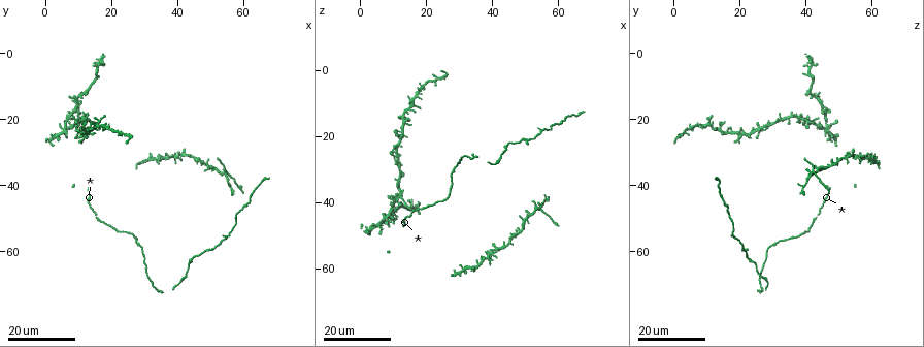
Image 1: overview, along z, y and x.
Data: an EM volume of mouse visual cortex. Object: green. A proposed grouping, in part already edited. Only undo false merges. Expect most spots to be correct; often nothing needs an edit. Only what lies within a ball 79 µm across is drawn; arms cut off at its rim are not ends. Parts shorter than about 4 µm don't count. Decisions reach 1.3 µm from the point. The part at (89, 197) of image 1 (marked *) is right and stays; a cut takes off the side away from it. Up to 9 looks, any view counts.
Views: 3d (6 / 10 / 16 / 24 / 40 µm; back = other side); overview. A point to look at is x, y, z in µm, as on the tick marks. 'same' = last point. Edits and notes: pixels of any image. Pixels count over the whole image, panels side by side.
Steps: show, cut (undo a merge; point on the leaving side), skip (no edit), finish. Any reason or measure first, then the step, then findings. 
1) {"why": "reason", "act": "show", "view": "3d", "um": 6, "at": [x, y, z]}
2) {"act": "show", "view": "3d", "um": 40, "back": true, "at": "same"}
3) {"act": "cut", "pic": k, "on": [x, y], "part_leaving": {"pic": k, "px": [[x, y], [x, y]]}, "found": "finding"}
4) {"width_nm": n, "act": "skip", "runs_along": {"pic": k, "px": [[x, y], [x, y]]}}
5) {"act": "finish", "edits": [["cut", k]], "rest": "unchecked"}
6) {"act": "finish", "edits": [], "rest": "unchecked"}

{"why": "small branch off a trunk", "act": "show", "view": "3d", "um": 16, "at": [50.5, 59.5, 20.5]}

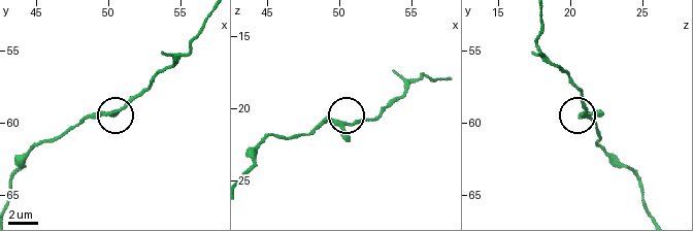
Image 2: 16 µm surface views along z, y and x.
{"why": "zoom in", "act": "show", "view": "3d", "um": 10, "at": [51.0, 59.0, 21.2]}

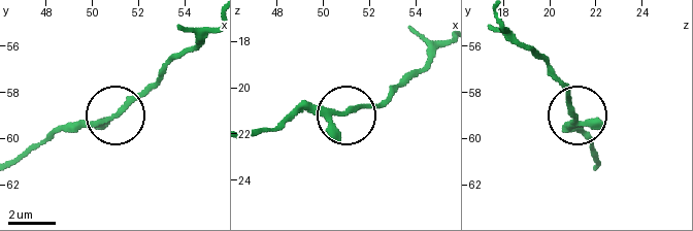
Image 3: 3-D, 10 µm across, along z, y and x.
{"width_nm": 210, "act": "skip", "runs_along": {"pic": 3, "px": [[248, 134], [276, 126], [300, 110], [354, 112], [387, 100]]}, "found": "continuous, no second neuron"}

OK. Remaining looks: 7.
{"why": "three-way junction", "act": "show", "view": "3d", "um": 24, "at": [55.0, 55.5, 17.5]}

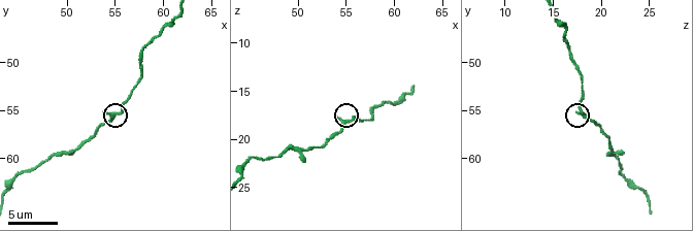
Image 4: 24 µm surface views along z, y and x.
{"why": "closer look", "act": "show", "view": "3d", "um": 6, "at": [55.0, 55.2, 18.2]}

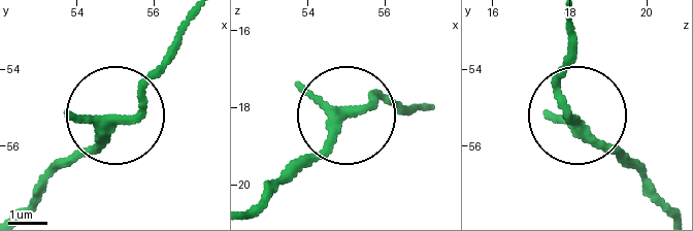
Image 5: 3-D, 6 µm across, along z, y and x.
{"arms": 3, "act": "skip", "runs_along": {"pic": 5, "px": [[665, 212], [563, 94], [566, 28]]}, "found": "one neuron here"}

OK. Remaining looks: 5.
{"why": "small branch off a trunk", "act": "show", "view": "3d", "um": 24, "at": [54.5, 36.0, 42.0]}

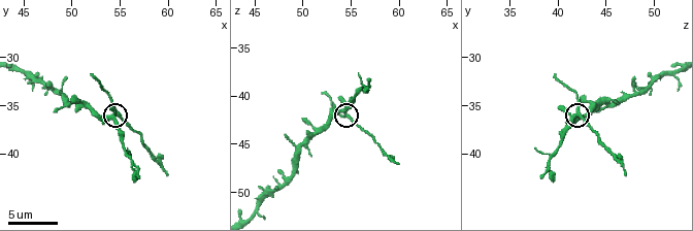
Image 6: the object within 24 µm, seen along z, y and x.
{"why": "closer look", "act": "show", "view": "3d", "um": 6, "at": [54.2, 36.0, 41.4]}

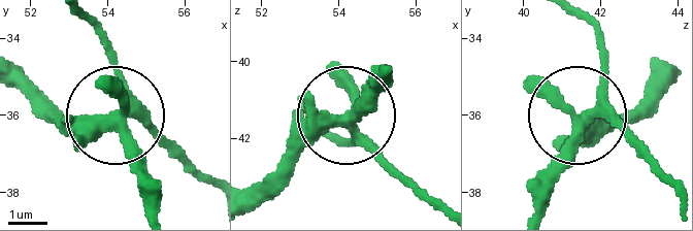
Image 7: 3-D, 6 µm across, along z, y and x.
{"arms": 5, "act": "cut", "pic": 7, "on": [160, 141], "part_leaving": {"pic": 7, "px": [[599, 113], [668, 183]]}, "found": "a second neuron is stuck on"}

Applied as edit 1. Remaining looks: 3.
{"act": "finish", "edits": [["cut", 7]], "rest": "unchecked"}

